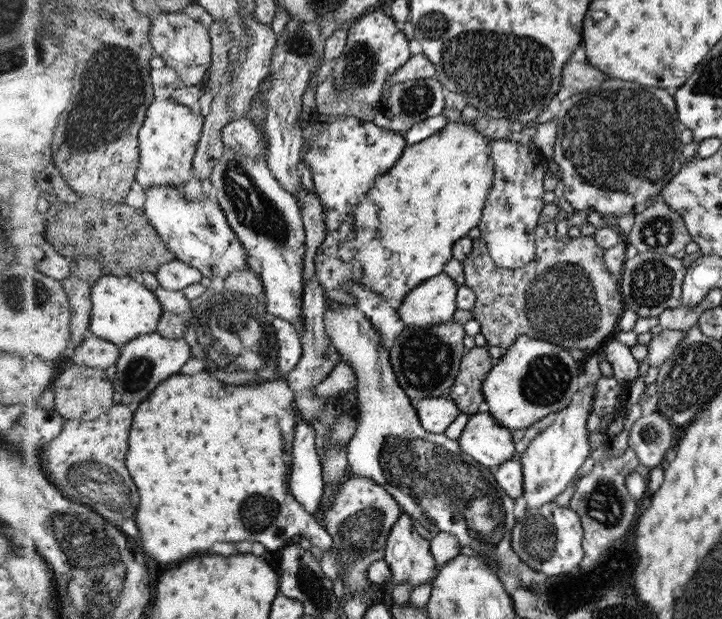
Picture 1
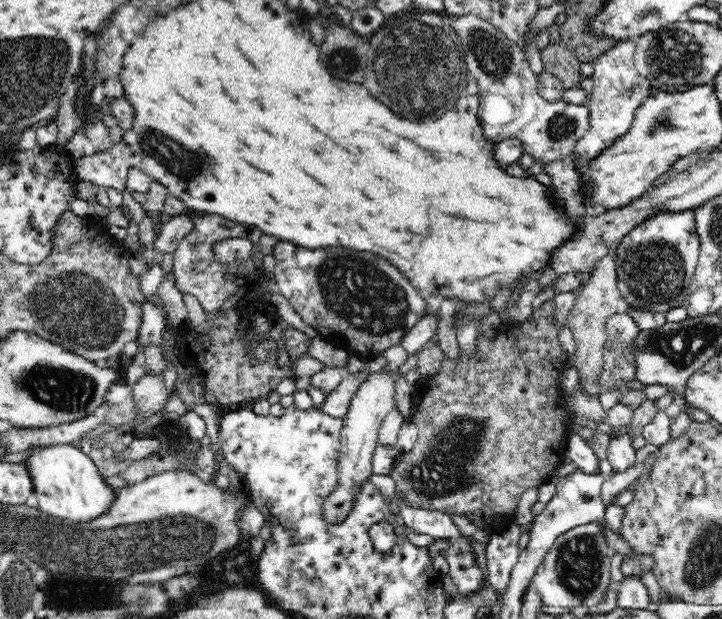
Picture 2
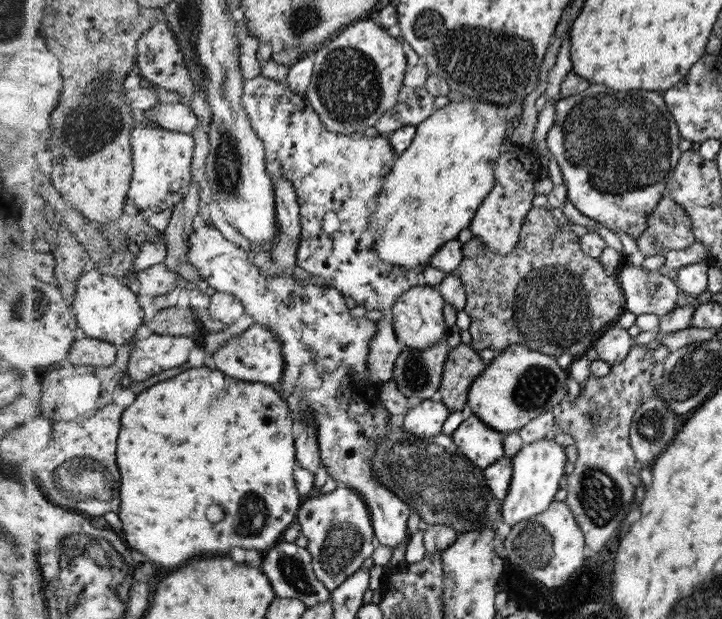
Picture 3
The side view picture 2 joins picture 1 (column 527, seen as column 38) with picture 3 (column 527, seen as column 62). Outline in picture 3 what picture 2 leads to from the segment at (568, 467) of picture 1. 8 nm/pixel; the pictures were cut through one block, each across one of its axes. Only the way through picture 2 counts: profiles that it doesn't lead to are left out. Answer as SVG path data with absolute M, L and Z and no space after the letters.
M539 440L539 442L524 445L512 460L512 478L508 496L503 499L501 517L508 526L513 527L520 521L546 511L555 501L556 492L560 488L560 480L566 477L564 468L567 462L566 452L556 440Z

